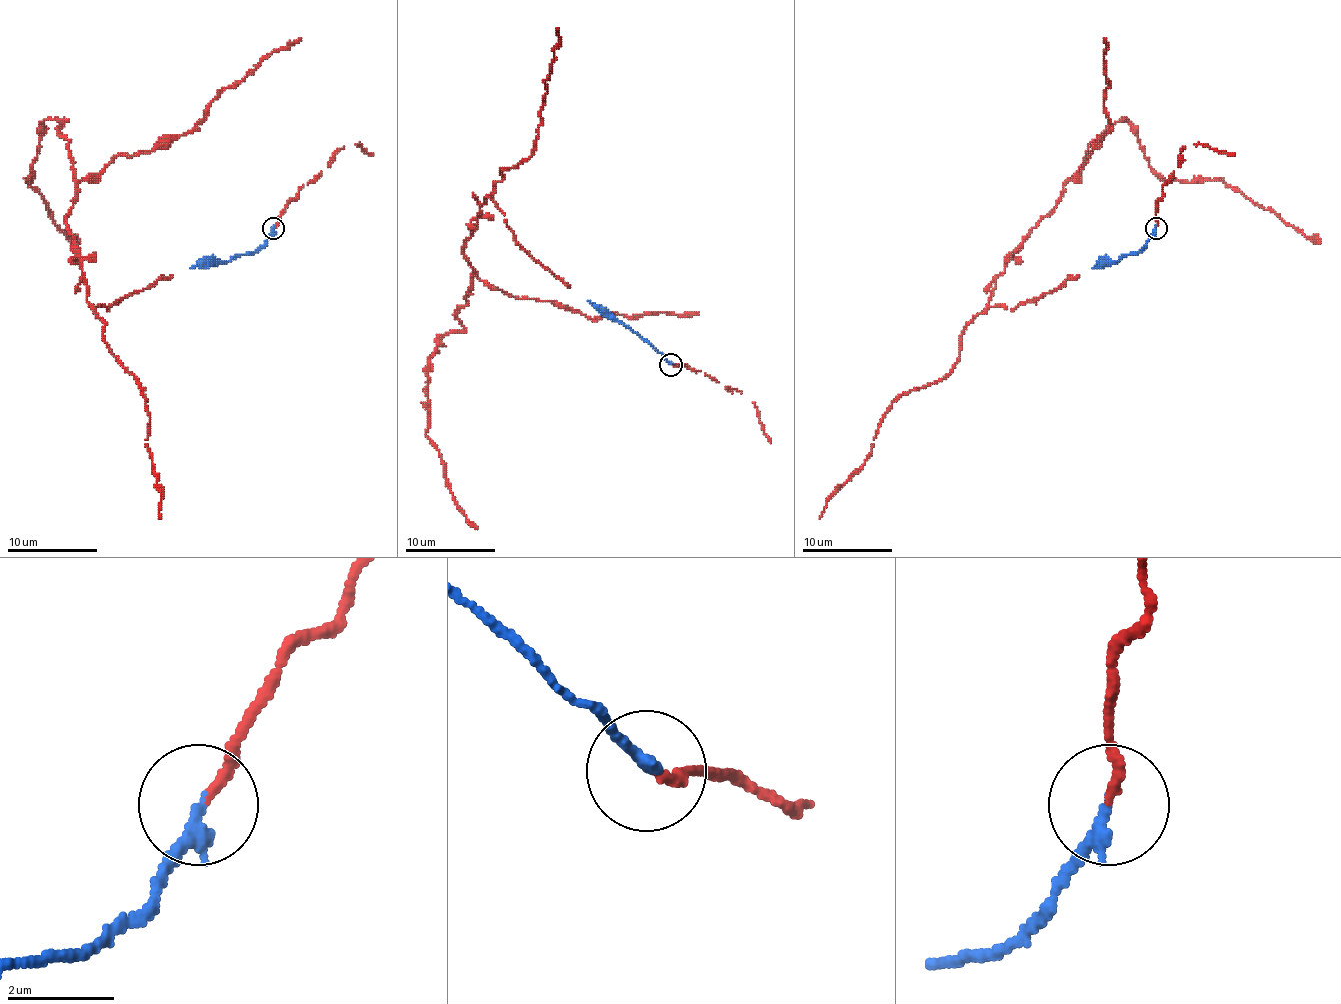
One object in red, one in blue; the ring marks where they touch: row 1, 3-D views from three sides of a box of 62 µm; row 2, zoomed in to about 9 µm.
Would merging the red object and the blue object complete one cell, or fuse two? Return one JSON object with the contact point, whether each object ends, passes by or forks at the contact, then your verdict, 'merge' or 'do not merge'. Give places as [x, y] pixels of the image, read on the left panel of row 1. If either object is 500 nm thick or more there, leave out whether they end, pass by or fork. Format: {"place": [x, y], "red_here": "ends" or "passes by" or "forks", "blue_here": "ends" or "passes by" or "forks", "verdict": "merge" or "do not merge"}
{"place": [273, 228], "red_here": "ends", "blue_here": "ends", "verdict": "merge"}

